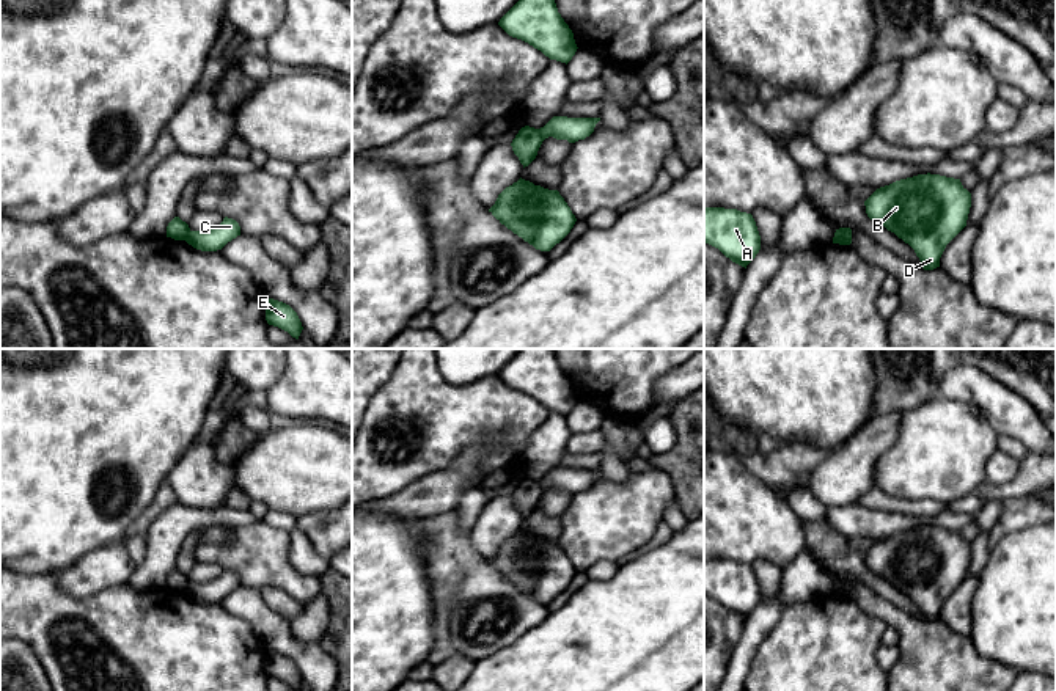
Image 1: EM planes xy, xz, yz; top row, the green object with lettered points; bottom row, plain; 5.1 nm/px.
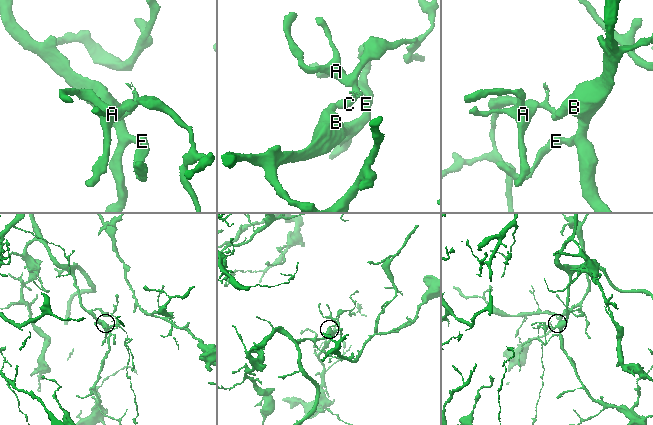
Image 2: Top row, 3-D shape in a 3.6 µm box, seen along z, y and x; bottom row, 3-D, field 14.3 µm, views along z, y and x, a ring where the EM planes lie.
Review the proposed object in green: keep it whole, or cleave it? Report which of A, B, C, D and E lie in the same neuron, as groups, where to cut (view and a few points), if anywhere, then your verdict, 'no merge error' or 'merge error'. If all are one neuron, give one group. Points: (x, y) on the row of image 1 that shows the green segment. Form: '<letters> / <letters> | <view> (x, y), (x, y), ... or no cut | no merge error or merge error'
A C / B D E | xy (189, 230), (186, 241) | merge error

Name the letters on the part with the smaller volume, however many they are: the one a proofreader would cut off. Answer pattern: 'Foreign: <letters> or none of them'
Foreign: A, C

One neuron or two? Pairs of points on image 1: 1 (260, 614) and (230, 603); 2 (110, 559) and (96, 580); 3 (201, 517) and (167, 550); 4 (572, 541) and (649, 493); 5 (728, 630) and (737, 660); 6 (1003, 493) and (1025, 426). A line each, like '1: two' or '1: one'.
1: one
2: one
3: one
4: one
5: two
6: two

